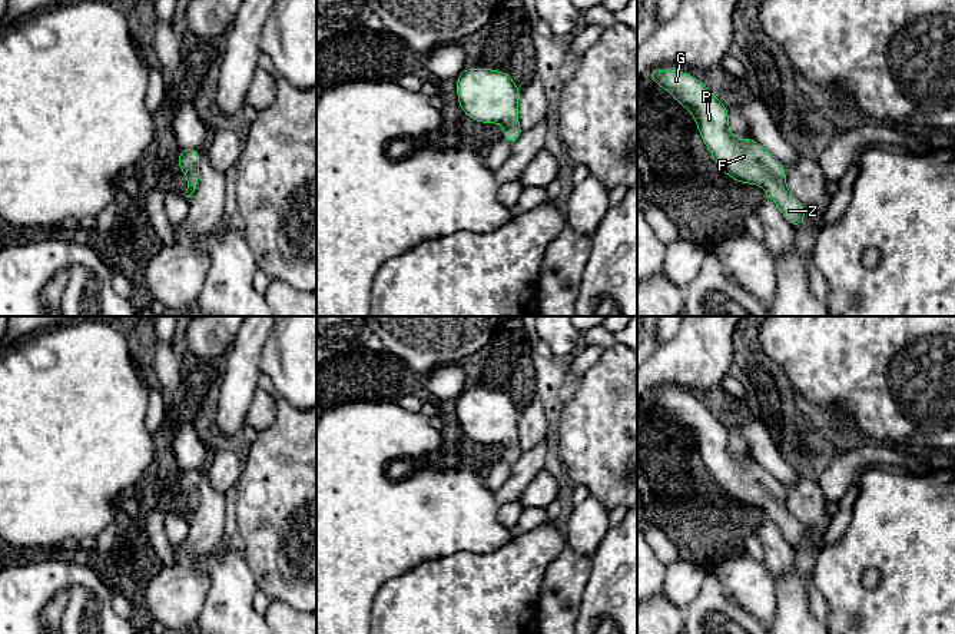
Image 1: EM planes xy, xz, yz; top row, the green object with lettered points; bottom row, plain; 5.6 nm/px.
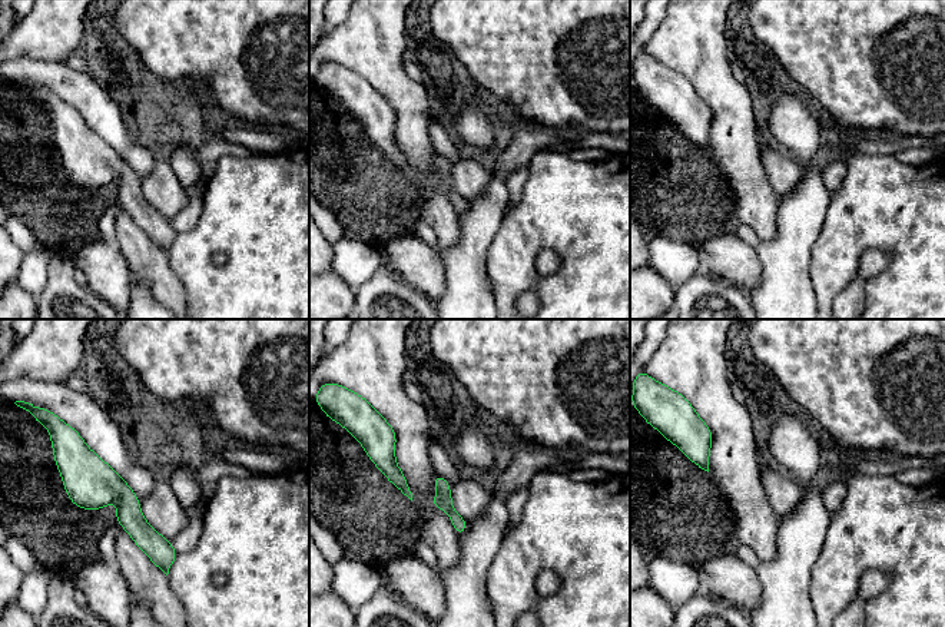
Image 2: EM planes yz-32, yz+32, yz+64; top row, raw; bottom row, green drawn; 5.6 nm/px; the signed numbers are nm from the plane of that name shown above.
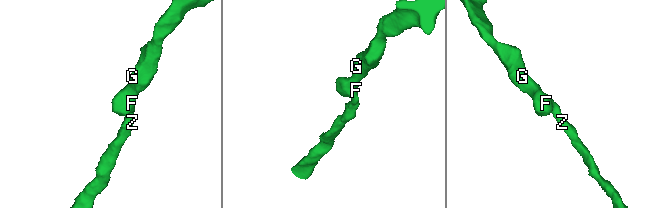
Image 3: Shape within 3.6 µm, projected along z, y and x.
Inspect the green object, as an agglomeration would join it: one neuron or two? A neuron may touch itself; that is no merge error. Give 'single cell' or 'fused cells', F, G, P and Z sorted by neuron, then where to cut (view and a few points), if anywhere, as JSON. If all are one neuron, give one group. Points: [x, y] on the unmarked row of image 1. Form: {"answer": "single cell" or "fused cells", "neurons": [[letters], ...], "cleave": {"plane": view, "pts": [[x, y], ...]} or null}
{"answer": "single cell", "neurons": [["F", "G", "P", "Z"]], "cleave": null}

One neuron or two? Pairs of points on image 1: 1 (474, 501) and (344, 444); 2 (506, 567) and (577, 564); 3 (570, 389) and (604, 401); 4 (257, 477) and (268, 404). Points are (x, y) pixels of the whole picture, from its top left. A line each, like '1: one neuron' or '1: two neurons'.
1: one neuron
2: two neurons
3: two neurons
4: two neurons

